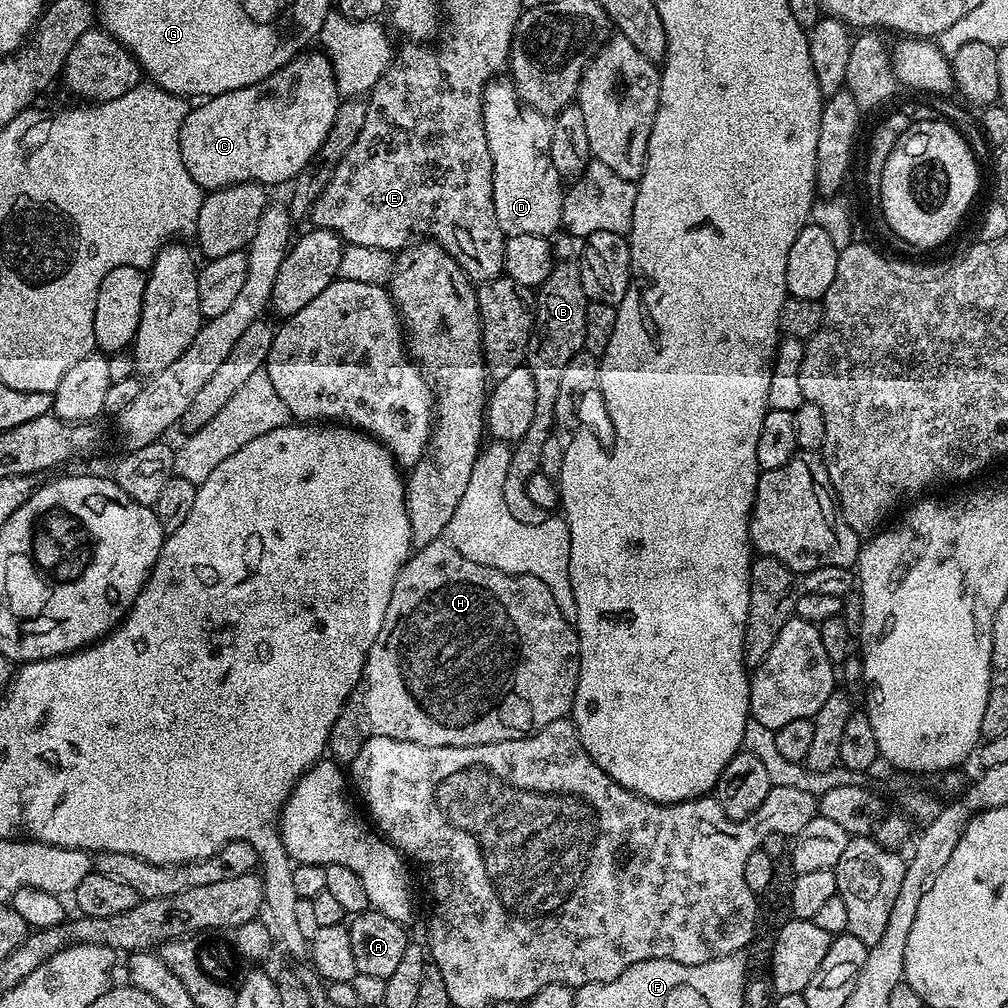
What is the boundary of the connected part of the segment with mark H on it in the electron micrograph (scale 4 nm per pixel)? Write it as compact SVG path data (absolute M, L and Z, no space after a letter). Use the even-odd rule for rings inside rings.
M444 538L429 544L421 544L409 555L408 561L404 563L404 568L394 582L394 591L390 594L390 602L386 606L386 618L382 622L382 630L378 630L378 638L374 638L374 646L370 646L370 654L366 658L364 676L338 714L328 735L328 748L337 761L351 762L364 749L365 742L375 736L418 742L431 748L434 746L465 748L479 744L521 740L550 726L550 722L565 719L571 713L578 686L579 669L580 640L576 636L576 629L570 623L569 617L565 616L563 610L554 602L542 582L538 582L533 576L510 576L507 572L499 572L490 566L470 562L470 558L458 554L455 546Z

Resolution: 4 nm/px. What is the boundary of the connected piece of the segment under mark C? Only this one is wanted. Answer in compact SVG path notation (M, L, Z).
M305 50L270 74L262 82L238 90L209 96L186 114L180 131L182 162L190 170L190 178L205 190L225 188L231 184L255 182L265 186L292 182L315 152L326 141L330 126L341 104L336 89L334 70L323 51Z

